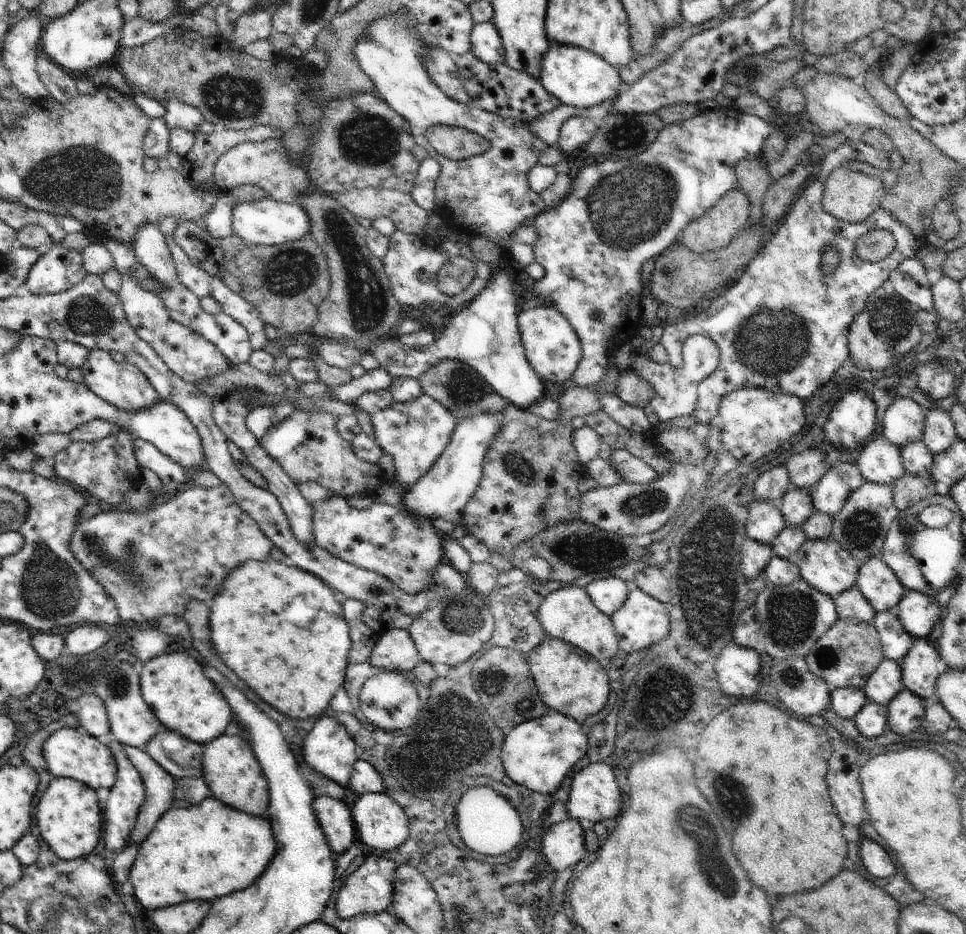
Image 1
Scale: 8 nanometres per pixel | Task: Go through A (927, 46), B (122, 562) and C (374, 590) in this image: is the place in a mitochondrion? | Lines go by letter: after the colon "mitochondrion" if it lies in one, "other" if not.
A: other
B: mitochondrion
C: mitochondrion

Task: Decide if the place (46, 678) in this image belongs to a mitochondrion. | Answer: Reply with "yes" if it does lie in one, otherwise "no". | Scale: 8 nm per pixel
no

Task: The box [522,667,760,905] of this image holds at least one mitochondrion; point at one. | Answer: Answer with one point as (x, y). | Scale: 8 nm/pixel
(720, 876)

